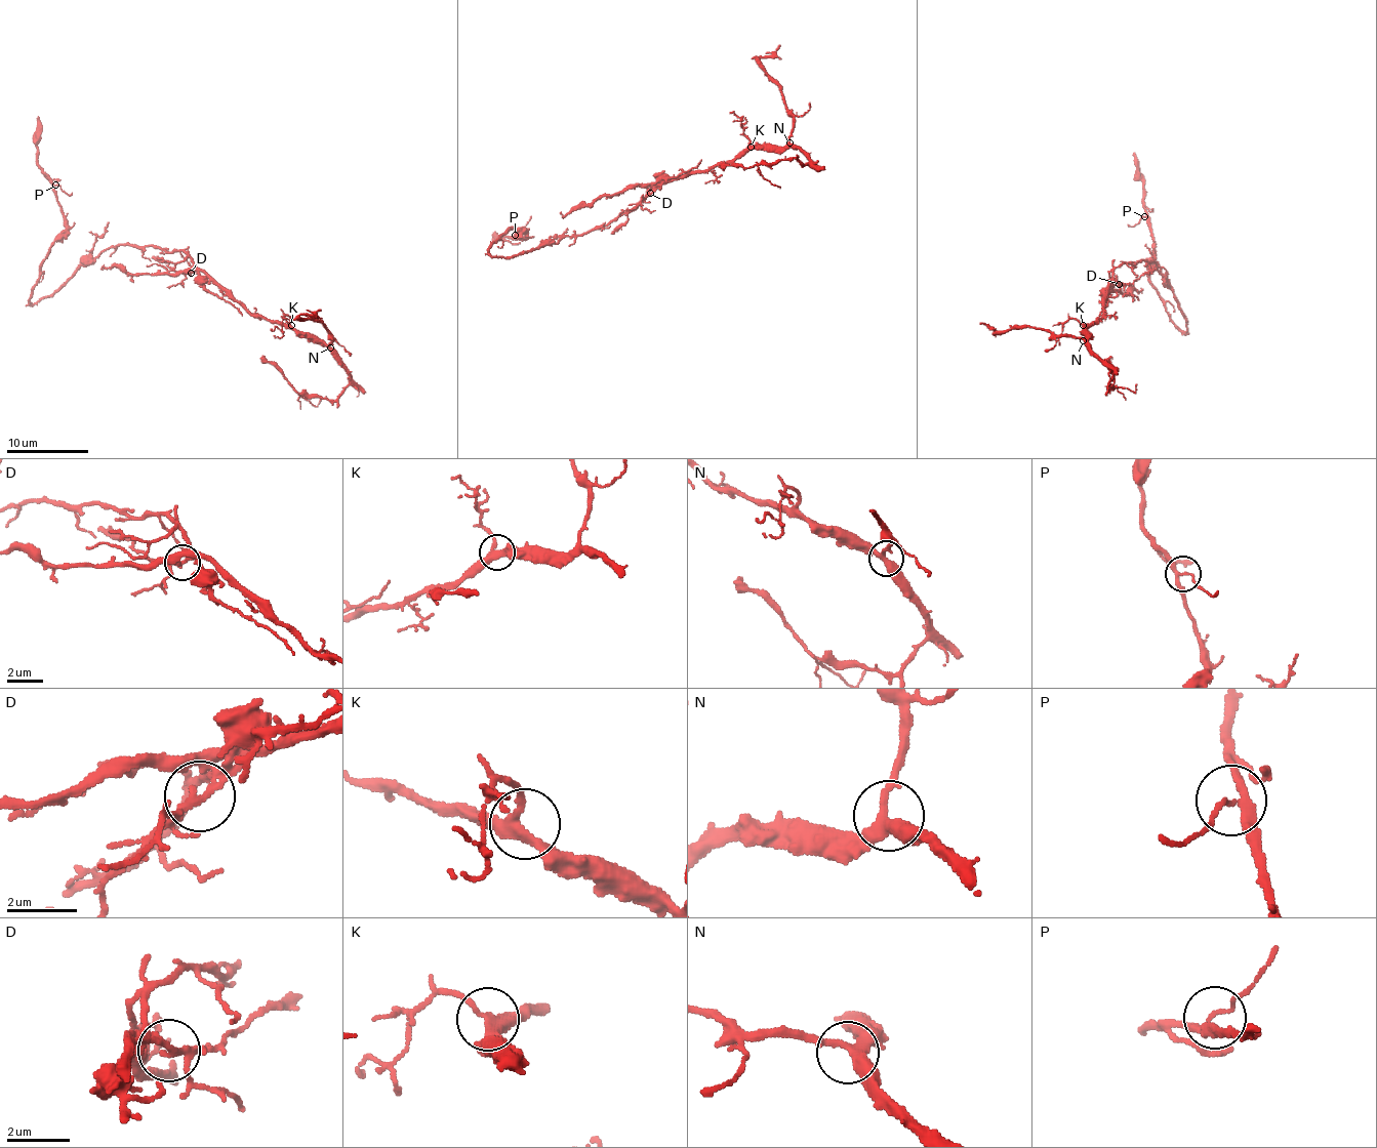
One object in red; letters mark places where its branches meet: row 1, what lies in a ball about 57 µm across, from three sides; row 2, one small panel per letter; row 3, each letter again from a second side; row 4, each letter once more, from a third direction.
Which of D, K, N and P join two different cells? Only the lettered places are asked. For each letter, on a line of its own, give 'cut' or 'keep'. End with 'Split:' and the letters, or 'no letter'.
D: cut
K: keep
N: keep
P: keep
Split: D

